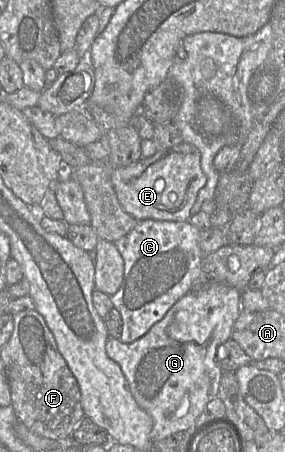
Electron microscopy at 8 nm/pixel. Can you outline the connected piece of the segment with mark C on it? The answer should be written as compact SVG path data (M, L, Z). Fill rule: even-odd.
M145 219L138 221L127 235L114 242L124 260L122 285L114 295L110 296L112 304L122 317L121 342L132 343L144 336L181 297L192 289L205 257L199 246L200 233L201 231L189 220L175 222Z

